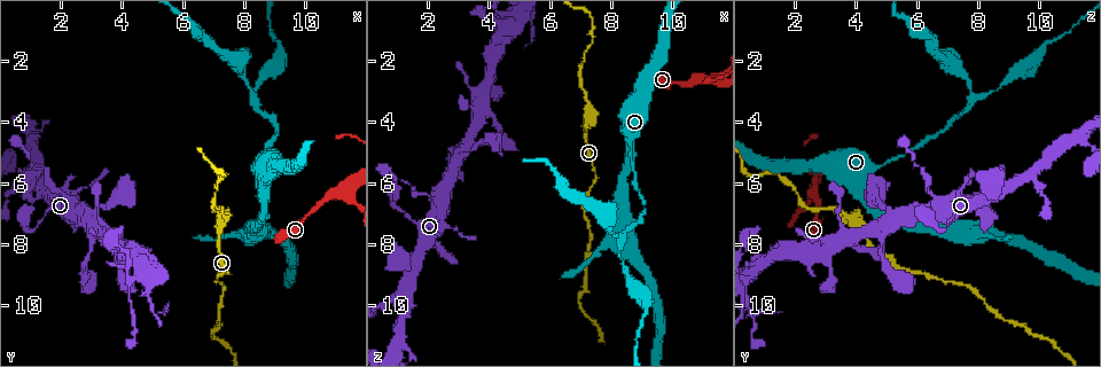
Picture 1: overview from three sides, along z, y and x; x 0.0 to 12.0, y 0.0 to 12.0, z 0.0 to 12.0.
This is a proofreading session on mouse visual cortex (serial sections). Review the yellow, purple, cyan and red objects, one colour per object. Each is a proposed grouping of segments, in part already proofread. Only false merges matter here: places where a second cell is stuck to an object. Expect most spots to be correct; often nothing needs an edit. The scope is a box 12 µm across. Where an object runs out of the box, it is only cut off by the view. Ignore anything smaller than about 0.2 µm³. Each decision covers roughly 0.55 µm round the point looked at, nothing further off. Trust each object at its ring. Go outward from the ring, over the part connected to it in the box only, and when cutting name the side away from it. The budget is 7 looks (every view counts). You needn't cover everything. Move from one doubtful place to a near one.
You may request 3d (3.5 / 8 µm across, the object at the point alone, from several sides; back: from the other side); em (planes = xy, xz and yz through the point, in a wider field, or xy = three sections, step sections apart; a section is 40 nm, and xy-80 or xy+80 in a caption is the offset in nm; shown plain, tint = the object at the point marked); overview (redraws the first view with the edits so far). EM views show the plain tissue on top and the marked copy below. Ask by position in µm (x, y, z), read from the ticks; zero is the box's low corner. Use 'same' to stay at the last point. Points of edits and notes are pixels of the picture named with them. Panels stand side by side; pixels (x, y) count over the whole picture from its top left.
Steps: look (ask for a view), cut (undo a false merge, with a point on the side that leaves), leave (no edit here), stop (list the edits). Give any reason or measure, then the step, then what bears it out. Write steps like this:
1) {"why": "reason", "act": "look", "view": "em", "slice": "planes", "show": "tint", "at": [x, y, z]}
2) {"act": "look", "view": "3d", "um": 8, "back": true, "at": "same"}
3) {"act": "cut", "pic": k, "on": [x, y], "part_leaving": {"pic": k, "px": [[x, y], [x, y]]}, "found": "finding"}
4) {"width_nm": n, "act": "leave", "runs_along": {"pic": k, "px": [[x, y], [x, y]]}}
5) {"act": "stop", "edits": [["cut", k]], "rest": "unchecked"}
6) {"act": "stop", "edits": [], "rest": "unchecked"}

{"why": "calibre changes", "act": "look", "view": "3d", "um": 3.5, "at": [8.7, 5.4, 5.0]}

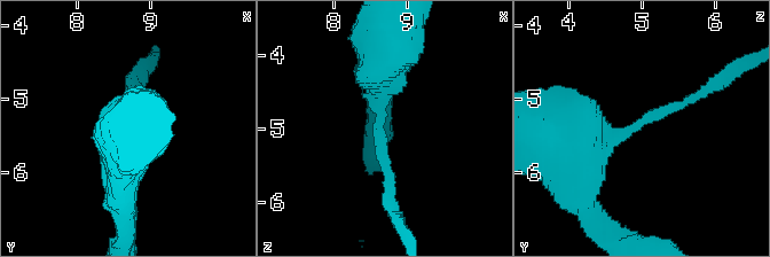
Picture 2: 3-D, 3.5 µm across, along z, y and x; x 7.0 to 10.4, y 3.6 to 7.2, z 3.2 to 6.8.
{"arm_widths_nm": [150, 600], "act": "look", "view": "em", "slice": "xy", "step": 1, "show": "tint", "at": [8.60, 5.40, 5.00]}

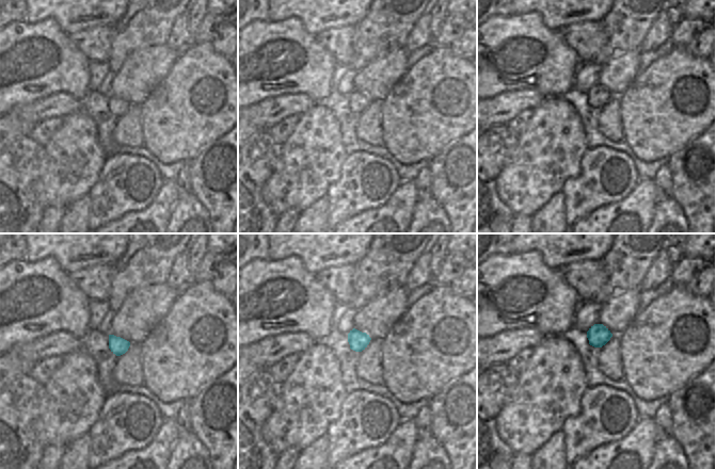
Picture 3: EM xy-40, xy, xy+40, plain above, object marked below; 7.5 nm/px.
{"width_nm": 140, "act": "leave", "runs_along": {"pic": 2, "px": [[566, 121], [631, 132], [705, 93]]}, "found": "all the same cell"}

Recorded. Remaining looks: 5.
{"why": "abrupt turn", "act": "look", "view": "3d", "um": 3.5, "at": [7.4, 5.7, 1.2]}

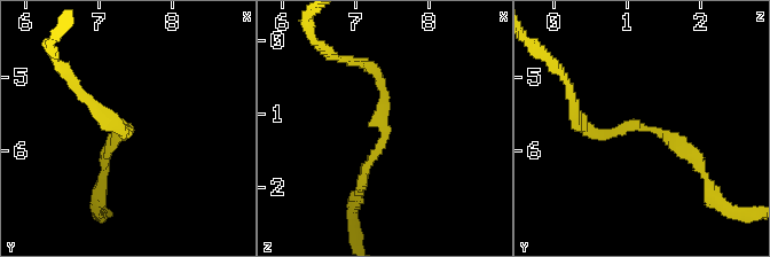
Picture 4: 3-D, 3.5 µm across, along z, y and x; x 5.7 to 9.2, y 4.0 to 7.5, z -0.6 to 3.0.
{"arm_widths_nm": [150, 150], "why": "shape alone is not enough", "act": "look", "view": "em", "slice": "xy", "step": 2, "show": "tint", "at": [7.35, 5.70, 1.25]}

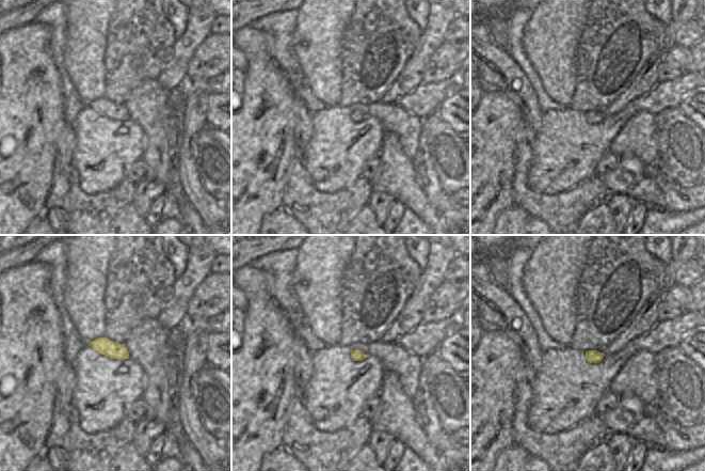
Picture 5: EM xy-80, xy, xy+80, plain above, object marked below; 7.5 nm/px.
{"act": "leave", "runs_along": {"pic": 4, "px": [[698, 166], [658, 131], [598, 134], [581, 124]]}, "found": "one cell here"}

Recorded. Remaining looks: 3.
{"why": "a fork", "act": "look", "view": "3d", "um": 3.5, "at": [10.8, 6.4, 2.6]}

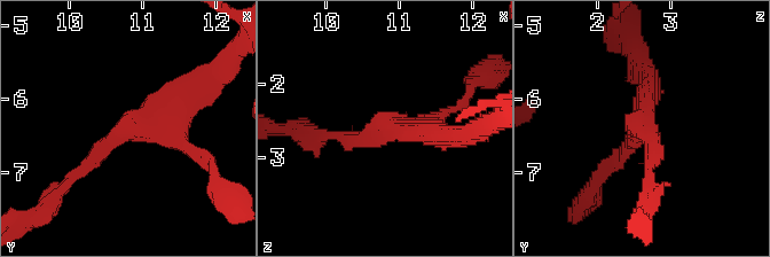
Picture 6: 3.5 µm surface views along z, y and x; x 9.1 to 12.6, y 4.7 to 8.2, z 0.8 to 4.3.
{"act": "look", "view": "em", "slice": "xy", "step": 2, "show": "tint", "at": [10.85, 6.40, 2.60]}

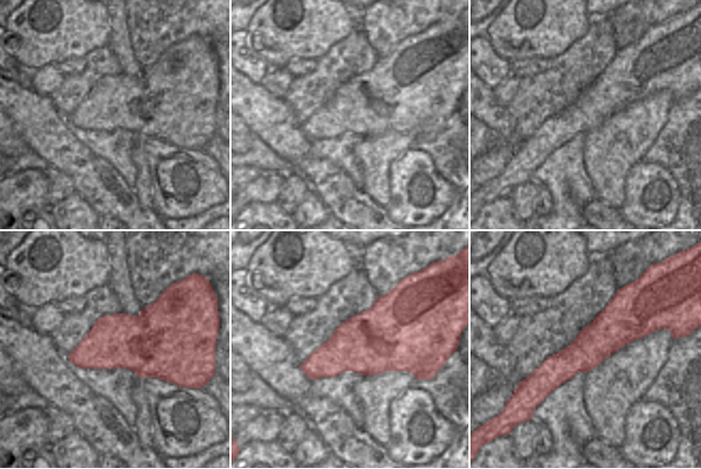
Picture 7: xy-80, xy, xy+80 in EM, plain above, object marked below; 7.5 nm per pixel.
{"act": "leave", "runs_along": {"pic": 7, "px": [[655, 327], [615, 327], [527, 382]]}, "found": "continuous, no second cell"}

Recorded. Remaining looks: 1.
{"act": "stop", "edits": [], "rest": "unchecked"}

